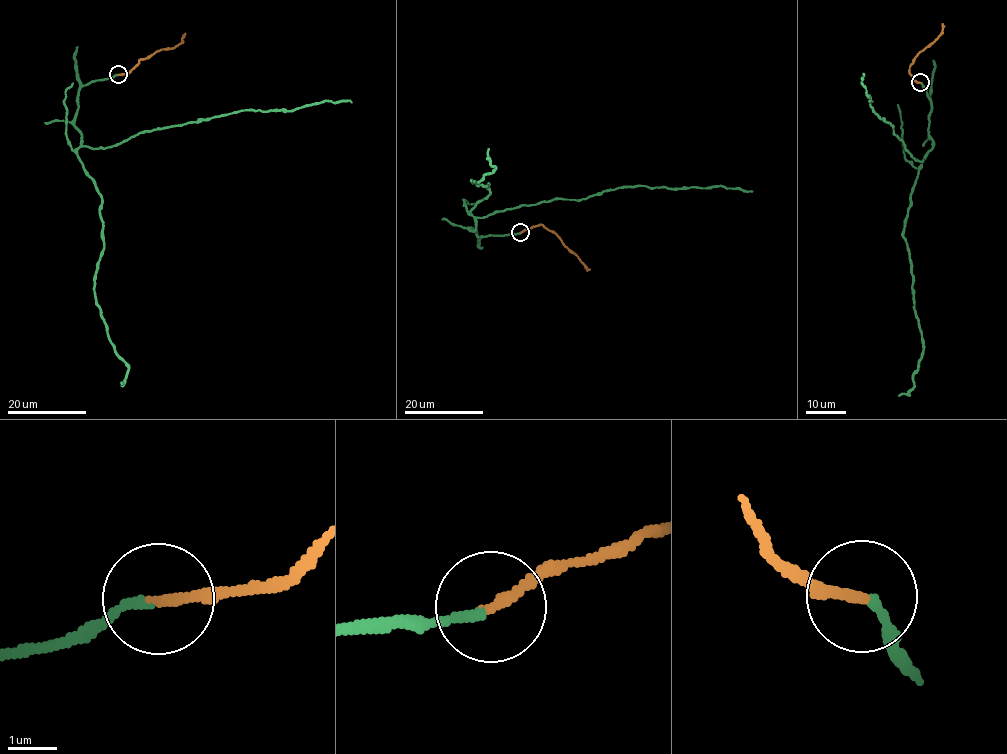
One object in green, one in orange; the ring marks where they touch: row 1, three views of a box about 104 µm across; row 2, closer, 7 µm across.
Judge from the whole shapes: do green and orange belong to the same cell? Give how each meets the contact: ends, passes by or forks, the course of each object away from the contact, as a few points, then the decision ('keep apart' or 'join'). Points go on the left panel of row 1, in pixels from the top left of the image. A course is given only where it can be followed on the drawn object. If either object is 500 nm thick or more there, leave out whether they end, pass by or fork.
green ends | orange ends | green via (118, 75), (92, 81), (78, 92), (74, 126), (82, 146), (107, 148), (146, 130), (237, 111), (352, 102) | orange via (118, 75), (128, 74), (139, 61), (156, 51), (174, 47), (182, 42), (185, 33) | join

